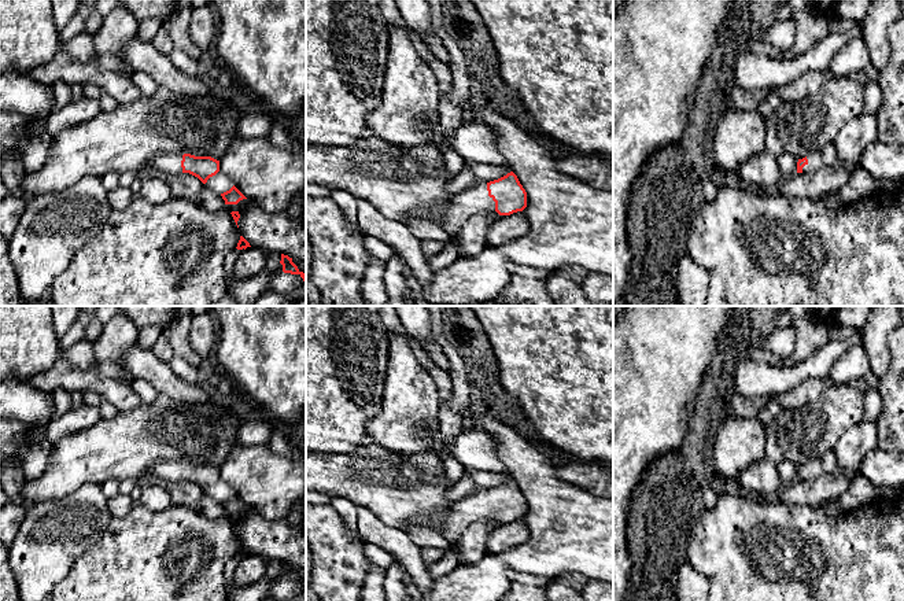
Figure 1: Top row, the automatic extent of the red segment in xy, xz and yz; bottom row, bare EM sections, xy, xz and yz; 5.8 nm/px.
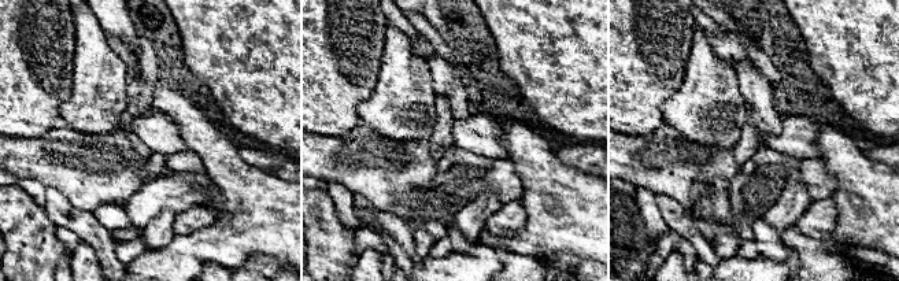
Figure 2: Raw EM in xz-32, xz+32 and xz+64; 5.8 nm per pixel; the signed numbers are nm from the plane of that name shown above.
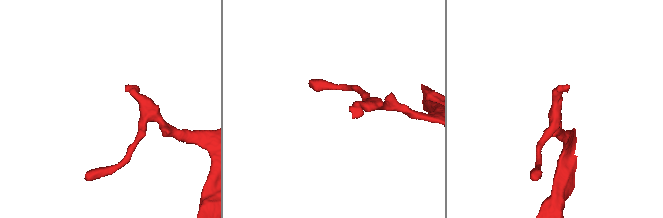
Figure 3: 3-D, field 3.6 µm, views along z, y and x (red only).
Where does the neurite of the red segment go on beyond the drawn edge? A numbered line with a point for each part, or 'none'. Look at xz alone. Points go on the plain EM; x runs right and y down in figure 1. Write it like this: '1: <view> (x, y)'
1: xz (475, 508)

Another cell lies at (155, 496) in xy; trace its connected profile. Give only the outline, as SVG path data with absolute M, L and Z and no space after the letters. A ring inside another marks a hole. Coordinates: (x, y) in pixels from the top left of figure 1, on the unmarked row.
M155 480L144 483L140 502L154 512L167 509L170 505L173 505L169 486Z

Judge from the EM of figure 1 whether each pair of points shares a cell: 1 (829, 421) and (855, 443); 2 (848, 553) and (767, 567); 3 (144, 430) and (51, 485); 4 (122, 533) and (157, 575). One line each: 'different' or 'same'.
1: different
2: same
3: same
4: same

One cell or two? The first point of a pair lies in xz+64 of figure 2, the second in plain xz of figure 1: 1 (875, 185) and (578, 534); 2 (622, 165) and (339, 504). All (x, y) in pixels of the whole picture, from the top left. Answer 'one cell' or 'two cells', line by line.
1: one cell
2: two cells

